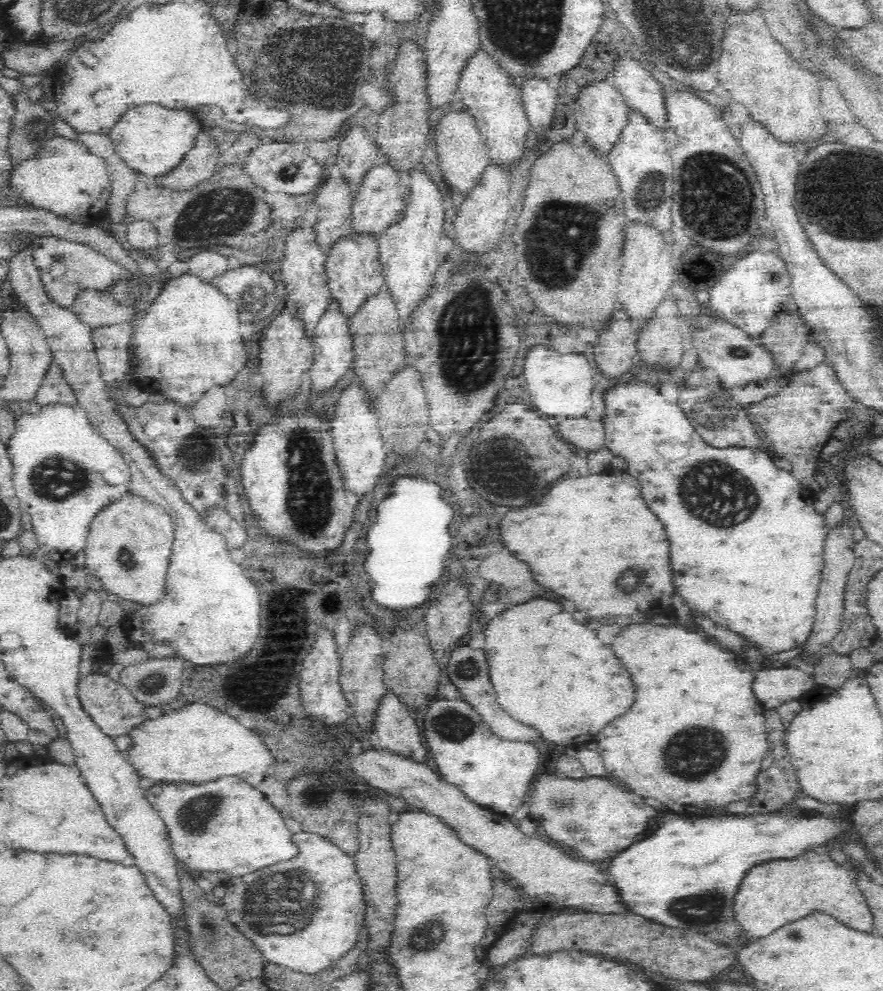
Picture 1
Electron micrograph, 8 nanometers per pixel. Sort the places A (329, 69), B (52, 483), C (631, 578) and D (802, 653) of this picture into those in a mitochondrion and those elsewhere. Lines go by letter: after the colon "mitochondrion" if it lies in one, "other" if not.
A: mitochondrion
B: mitochondrion
C: mitochondrion
D: other

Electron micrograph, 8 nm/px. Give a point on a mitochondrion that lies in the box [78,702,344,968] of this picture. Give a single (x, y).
(253, 909)

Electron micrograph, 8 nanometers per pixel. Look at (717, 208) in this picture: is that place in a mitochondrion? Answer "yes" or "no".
yes

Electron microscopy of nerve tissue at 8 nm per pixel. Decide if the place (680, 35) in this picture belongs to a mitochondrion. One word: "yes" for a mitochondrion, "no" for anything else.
yes

